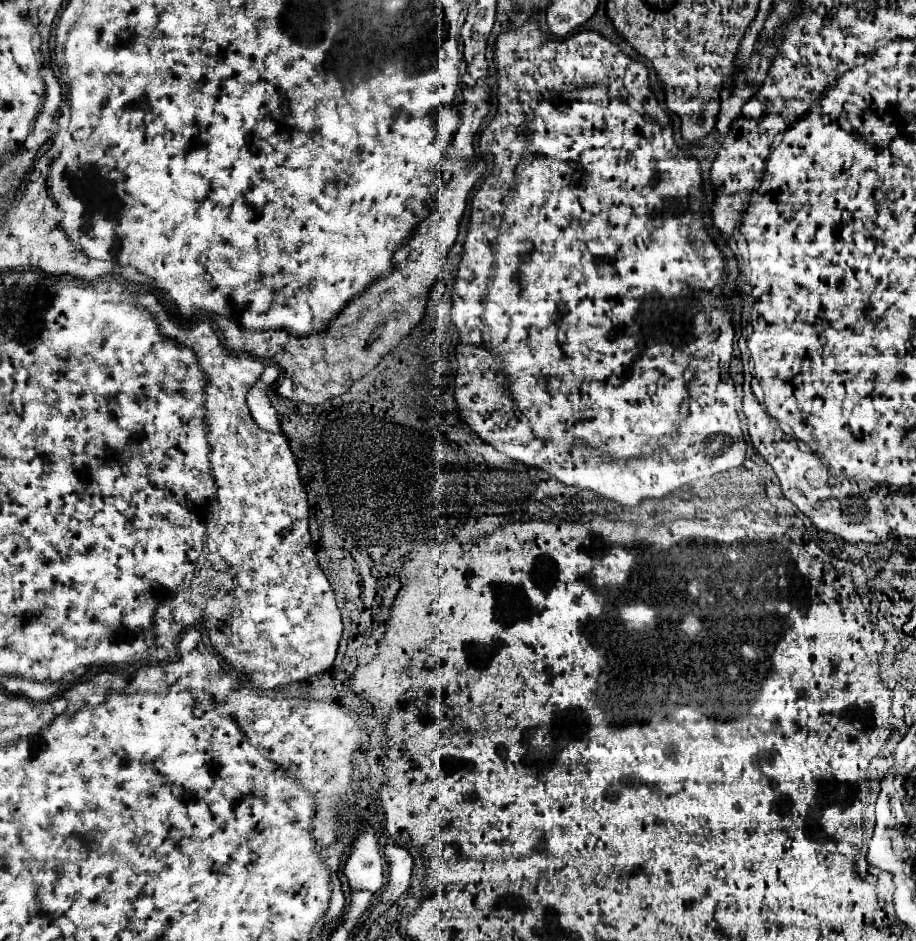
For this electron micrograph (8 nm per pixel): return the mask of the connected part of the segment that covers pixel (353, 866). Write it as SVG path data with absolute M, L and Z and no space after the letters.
M366 824L362 832L352 842L348 860L344 864L344 874L352 890L370 890L378 892L384 884L384 858L380 856L378 838L372 828Z

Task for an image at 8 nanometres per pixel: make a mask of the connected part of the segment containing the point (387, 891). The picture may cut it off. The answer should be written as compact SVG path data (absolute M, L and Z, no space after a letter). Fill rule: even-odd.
M388 844L384 848L388 866L390 866L390 876L388 882L382 888L382 894L376 902L376 906L368 912L368 920L364 924L372 924L382 912L386 912L398 898L400 894L404 894L410 886L410 874L412 874L412 856L408 854L406 848L396 846L396 844Z

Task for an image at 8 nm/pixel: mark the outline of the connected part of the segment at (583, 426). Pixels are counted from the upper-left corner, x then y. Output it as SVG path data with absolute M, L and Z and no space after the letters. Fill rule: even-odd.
M534 10L532 16L530 16L530 20L528 20L522 28L506 30L506 32L500 34L500 38L498 38L498 52L496 52L498 74L500 74L500 80L502 80L502 78L510 78L510 80L508 80L510 86L506 86L506 88L502 88L502 90L498 88L498 104L500 104L502 110L504 110L504 108L514 108L514 106L520 108L522 120L524 120L524 124L528 124L528 126L522 130L522 136L526 138L526 150L524 150L524 152L520 152L520 150L496 150L496 156L494 156L494 170L492 170L492 174L486 178L486 184L484 184L486 188L482 188L482 190L488 190L488 192L482 192L482 190L480 190L480 192L476 194L476 198L474 198L474 202L500 202L498 216L500 216L502 224L498 224L500 228L498 228L498 238L496 238L496 240L492 240L492 234L490 234L490 236L486 234L486 222L476 222L474 228L472 228L472 224L470 224L470 234L467 233L465 244L460 253L461 262L458 264L458 274L456 274L456 280L454 280L452 308L450 308L450 318L452 318L452 324L459 329L460 338L458 338L458 344L456 344L456 348L454 348L454 356L452 356L450 352L445 352L441 348L439 349L435 360L430 366L430 376L432 378L440 378L440 376L446 372L446 368L450 368L450 376L452 376L452 380L454 380L456 414L458 414L460 422L462 422L464 426L468 426L472 434L480 436L484 442L488 442L490 446L494 446L498 452L504 452L508 458L512 458L512 460L516 460L516 462L528 464L528 466L532 466L532 468L540 468L540 470L548 472L550 476L554 476L556 480L560 480L560 482L566 484L566 486L578 486L578 488L592 490L592 492L596 492L596 494L600 494L600 496L604 496L604 498L608 498L608 500L620 502L620 504L624 504L624 506L638 506L644 498L664 498L666 494L678 490L678 488L684 486L684 484L692 484L692 482L696 482L696 480L700 480L700 478L708 478L708 476L714 476L714 474L718 474L718 472L728 472L728 470L740 468L740 466L744 464L744 458L746 458L746 440L744 440L744 434L742 434L742 428L740 428L740 420L738 420L738 406L740 406L742 402L740 402L740 398L738 398L738 394L736 394L736 390L734 390L734 382L732 382L732 378L730 378L730 374L728 374L728 366L730 366L730 358L732 358L734 326L732 326L732 314L726 310L726 306L724 306L724 294L722 294L722 288L724 288L726 276L728 276L726 258L724 258L722 252L716 248L712 236L710 236L708 230L706 230L706 222L704 222L705 213L702 210L702 199L689 197L691 194L702 194L702 172L700 172L700 164L698 164L696 158L686 156L686 154L676 146L672 126L670 126L670 124L668 124L668 126L662 126L662 124L658 122L658 116L656 116L656 100L654 100L654 96L652 96L652 92L650 92L650 80L648 80L648 68L646 68L646 64L642 64L642 62L638 62L638 60L632 60L632 58L626 56L610 38L606 38L606 36L594 32L594 30L580 30L580 32L570 34L570 36L564 38L564 40L554 40L554 38L548 36L546 32L538 30L538 20L536 20L536 18L538 18L538 12ZM518 78L524 78L528 86L524 84L524 88L522 88L522 84L518 82ZM562 82L564 82L564 86L570 84L570 90L572 90L572 84L596 84L596 88L576 88L576 92L564 92L564 96L560 96L560 100L556 100L556 104L548 104L548 100L542 100L542 98L554 96L556 86L562 84ZM618 96L622 96L622 98L634 98L634 96L638 96L638 100L642 100L642 102L620 100ZM490 354L494 356L494 360L496 360L498 364L504 364L504 366L500 368L500 372L502 372L504 380L508 382L508 388L510 388L510 394L508 394L508 396L510 396L510 400L516 404L516 408L514 408L514 410L516 410L516 422L512 422L512 420L502 420L500 414L494 416L494 412L488 412L488 410L486 410L486 408L488 408L488 406L486 406L486 390L484 390L484 384L482 384L482 388L480 388L480 382L484 382L484 378L486 378L488 364L494 362ZM474 382L478 382L478 388L474 388L474 392L472 392L472 386L470 386L470 384L474 384ZM574 462L580 462L580 468L576 468L578 472L574 472Z

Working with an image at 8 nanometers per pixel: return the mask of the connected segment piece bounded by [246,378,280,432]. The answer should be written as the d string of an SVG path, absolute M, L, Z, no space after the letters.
M258 380L250 392L248 392L248 408L256 424L268 432L280 432L280 422L278 422L278 412L274 410L270 398L268 398L268 384L270 380Z

